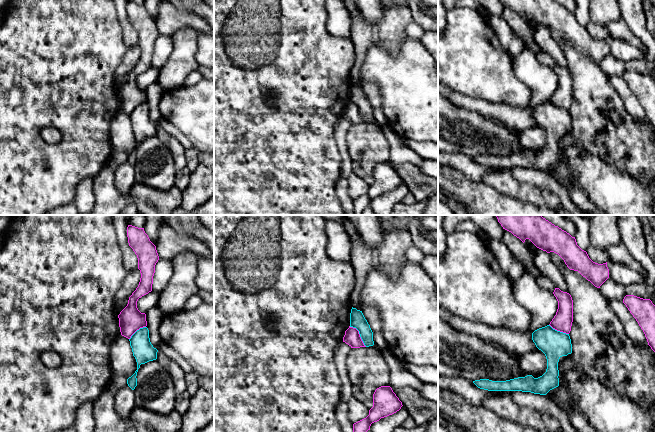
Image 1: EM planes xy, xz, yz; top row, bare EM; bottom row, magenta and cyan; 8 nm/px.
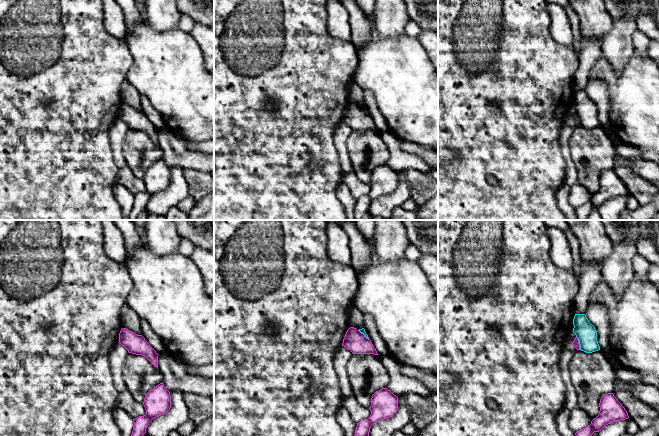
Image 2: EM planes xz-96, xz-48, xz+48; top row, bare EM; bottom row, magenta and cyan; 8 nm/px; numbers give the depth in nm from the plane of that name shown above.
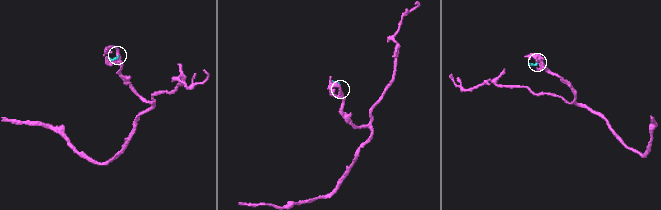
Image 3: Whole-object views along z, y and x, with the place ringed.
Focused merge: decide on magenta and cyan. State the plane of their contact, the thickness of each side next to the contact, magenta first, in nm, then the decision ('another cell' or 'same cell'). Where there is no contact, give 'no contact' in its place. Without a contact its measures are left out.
xz | 130/130 nm | another cell

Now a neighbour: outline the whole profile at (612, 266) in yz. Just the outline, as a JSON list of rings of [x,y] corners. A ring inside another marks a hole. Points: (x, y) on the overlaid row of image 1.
[[[608,260],[607,267],[609,269],[609,278],[619,285],[628,286],[630,284],[644,282],[643,276],[640,273],[623,264]]]

